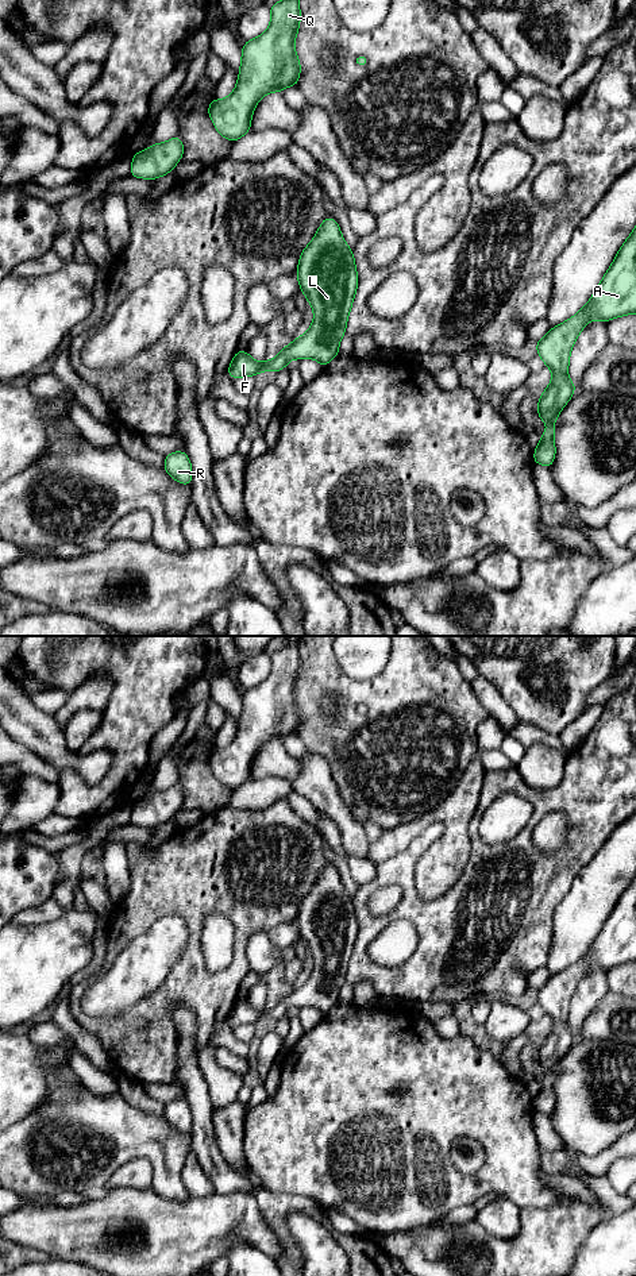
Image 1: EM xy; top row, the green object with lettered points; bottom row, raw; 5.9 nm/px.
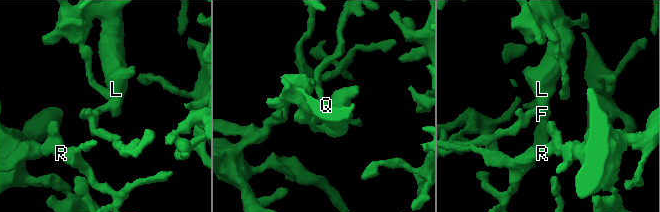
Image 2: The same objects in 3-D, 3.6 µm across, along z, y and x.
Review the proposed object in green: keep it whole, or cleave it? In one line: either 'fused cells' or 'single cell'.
single cell

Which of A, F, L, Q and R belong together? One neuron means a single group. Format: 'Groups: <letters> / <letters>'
Groups: A F L Q R

